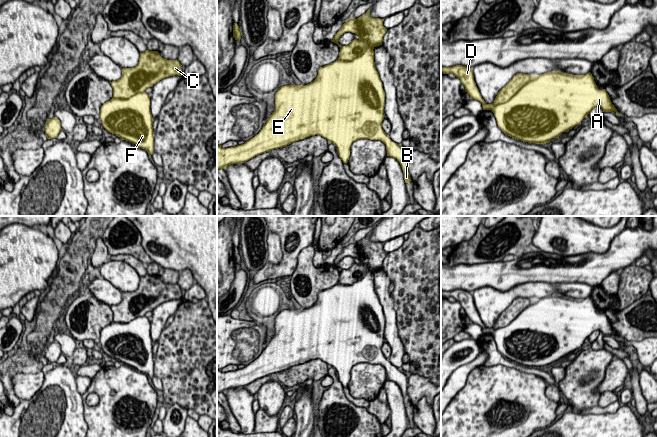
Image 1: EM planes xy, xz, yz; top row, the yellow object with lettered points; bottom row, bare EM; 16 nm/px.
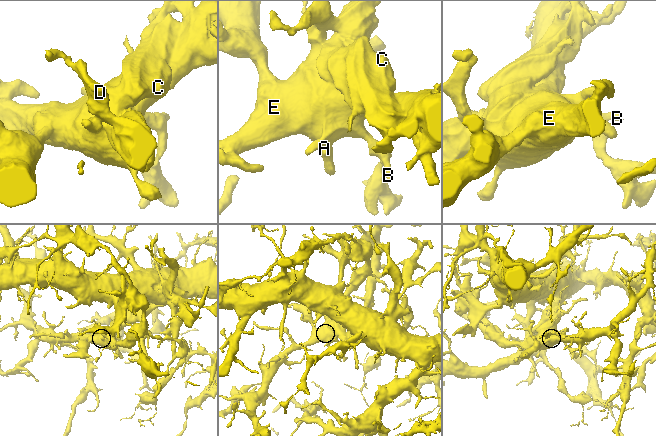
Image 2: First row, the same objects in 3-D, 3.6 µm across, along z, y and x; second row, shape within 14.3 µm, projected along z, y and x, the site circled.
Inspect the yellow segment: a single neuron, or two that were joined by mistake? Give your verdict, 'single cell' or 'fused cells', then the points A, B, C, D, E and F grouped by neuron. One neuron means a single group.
fused cells; groups A B D E F / C

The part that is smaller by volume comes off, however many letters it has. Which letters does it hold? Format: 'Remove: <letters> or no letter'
Remove: C

